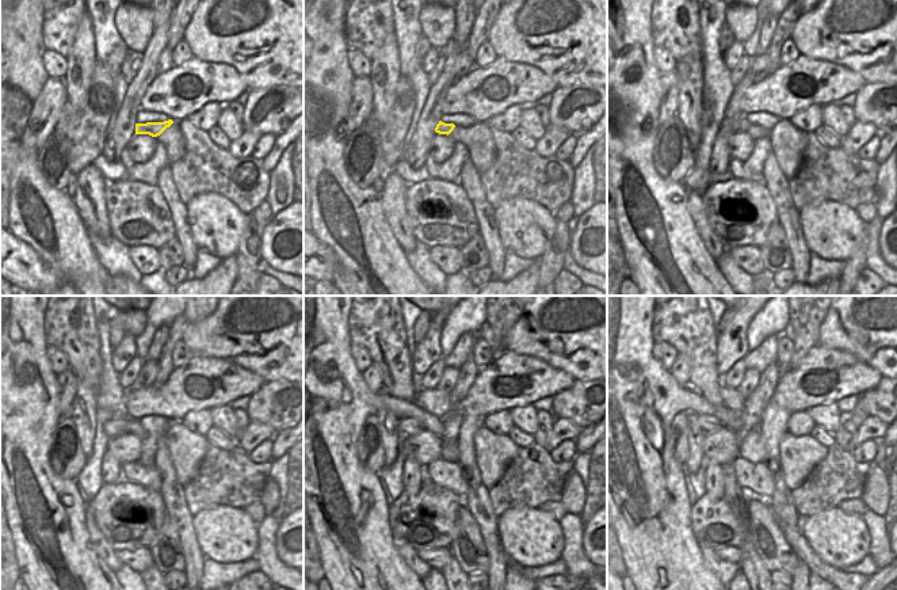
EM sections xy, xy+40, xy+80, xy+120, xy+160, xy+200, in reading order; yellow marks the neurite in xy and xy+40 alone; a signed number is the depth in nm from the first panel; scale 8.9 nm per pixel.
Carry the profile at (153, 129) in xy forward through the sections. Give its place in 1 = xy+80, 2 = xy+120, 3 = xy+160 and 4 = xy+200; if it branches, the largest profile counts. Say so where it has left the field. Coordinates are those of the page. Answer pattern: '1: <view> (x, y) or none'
1: xy+80 (735, 124)
2: xy+120 (117, 426)
3: xy+160 (408, 425)
4: xy+200 (707, 423)

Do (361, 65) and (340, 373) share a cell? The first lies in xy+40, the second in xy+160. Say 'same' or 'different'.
different

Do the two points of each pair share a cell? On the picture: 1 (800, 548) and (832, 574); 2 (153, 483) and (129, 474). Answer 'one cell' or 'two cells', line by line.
1: one cell
2: one cell

